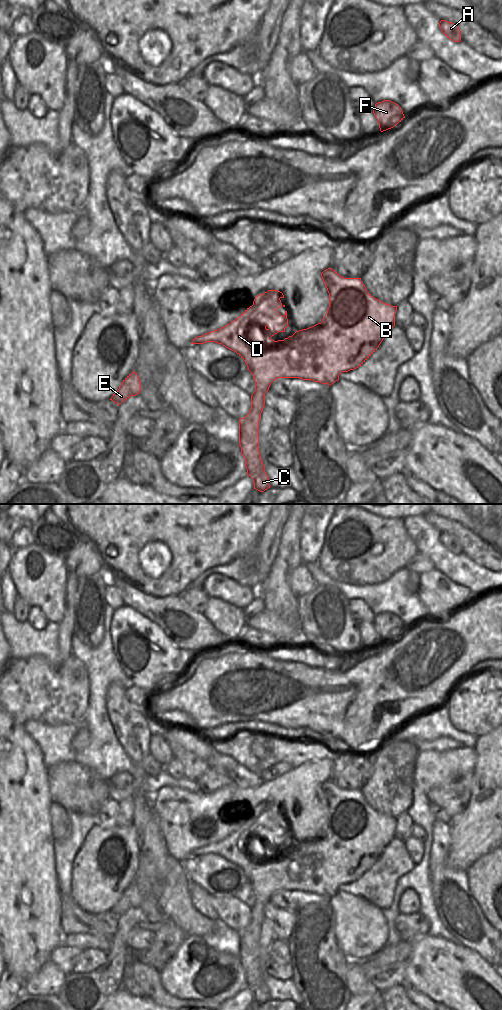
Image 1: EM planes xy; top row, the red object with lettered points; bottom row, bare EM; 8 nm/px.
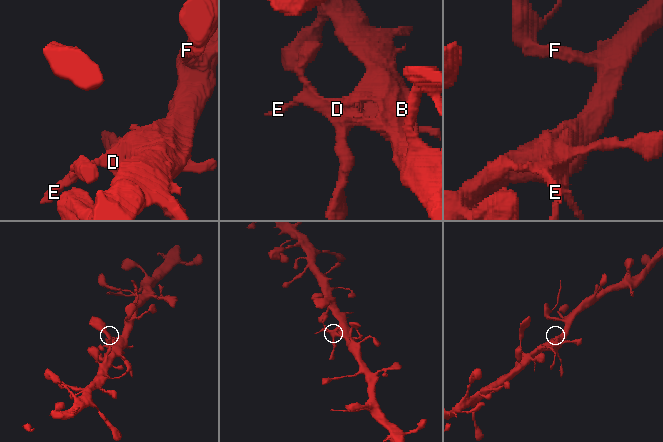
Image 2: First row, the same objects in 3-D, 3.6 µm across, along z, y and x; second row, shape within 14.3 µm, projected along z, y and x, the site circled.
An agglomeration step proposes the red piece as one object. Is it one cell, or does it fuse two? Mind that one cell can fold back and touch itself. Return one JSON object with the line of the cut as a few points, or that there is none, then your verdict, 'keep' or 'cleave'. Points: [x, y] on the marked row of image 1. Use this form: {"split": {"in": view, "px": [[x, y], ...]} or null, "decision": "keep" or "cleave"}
{"split": null, "decision": "keep"}

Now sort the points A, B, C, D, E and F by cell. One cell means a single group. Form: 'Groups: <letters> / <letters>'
Groups: A B C D E F

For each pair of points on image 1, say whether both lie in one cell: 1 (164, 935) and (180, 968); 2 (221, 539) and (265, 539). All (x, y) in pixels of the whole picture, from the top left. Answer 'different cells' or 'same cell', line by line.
1: different cells
2: different cells

